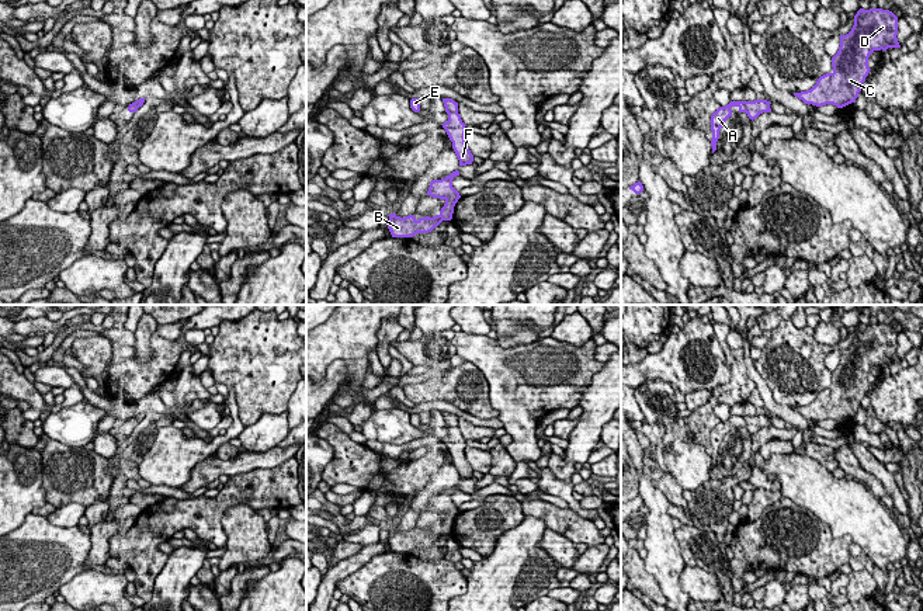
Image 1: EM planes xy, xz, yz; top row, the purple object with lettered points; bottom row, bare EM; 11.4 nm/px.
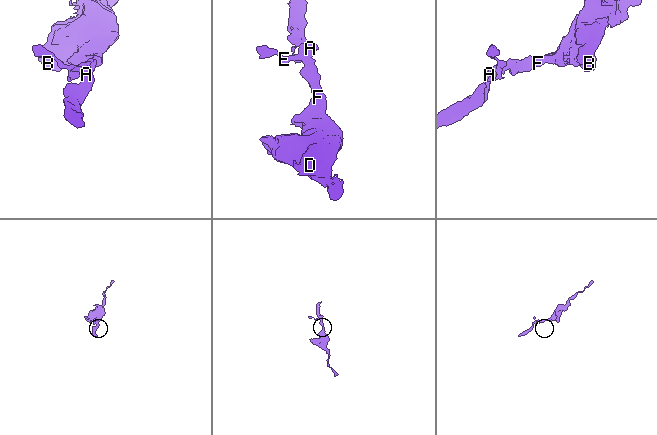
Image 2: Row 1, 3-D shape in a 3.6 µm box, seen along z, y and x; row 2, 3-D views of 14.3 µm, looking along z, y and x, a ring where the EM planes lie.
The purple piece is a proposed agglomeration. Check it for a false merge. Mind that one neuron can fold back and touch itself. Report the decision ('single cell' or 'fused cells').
single cell

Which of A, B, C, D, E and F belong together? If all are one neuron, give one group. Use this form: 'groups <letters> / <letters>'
groups A B C D E F

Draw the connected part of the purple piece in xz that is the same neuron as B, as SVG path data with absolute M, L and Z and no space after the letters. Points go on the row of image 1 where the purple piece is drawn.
M455 170L450 176L441 180L433 180L430 183L427 195L433 198L444 199L445 204L441 208L440 213L430 218L419 218L409 215L405 218L391 213L388 229L392 237L413 237L417 233L428 233L437 228L443 221L451 221L454 213L454 206L461 198L459 192L452 187L452 180L459 176L459 171Z

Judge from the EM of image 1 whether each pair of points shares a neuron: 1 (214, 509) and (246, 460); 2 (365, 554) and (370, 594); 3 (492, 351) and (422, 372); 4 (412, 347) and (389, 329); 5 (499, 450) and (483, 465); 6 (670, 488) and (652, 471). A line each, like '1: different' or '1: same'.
1: different
2: different
3: different
4: different
5: different
6: different

